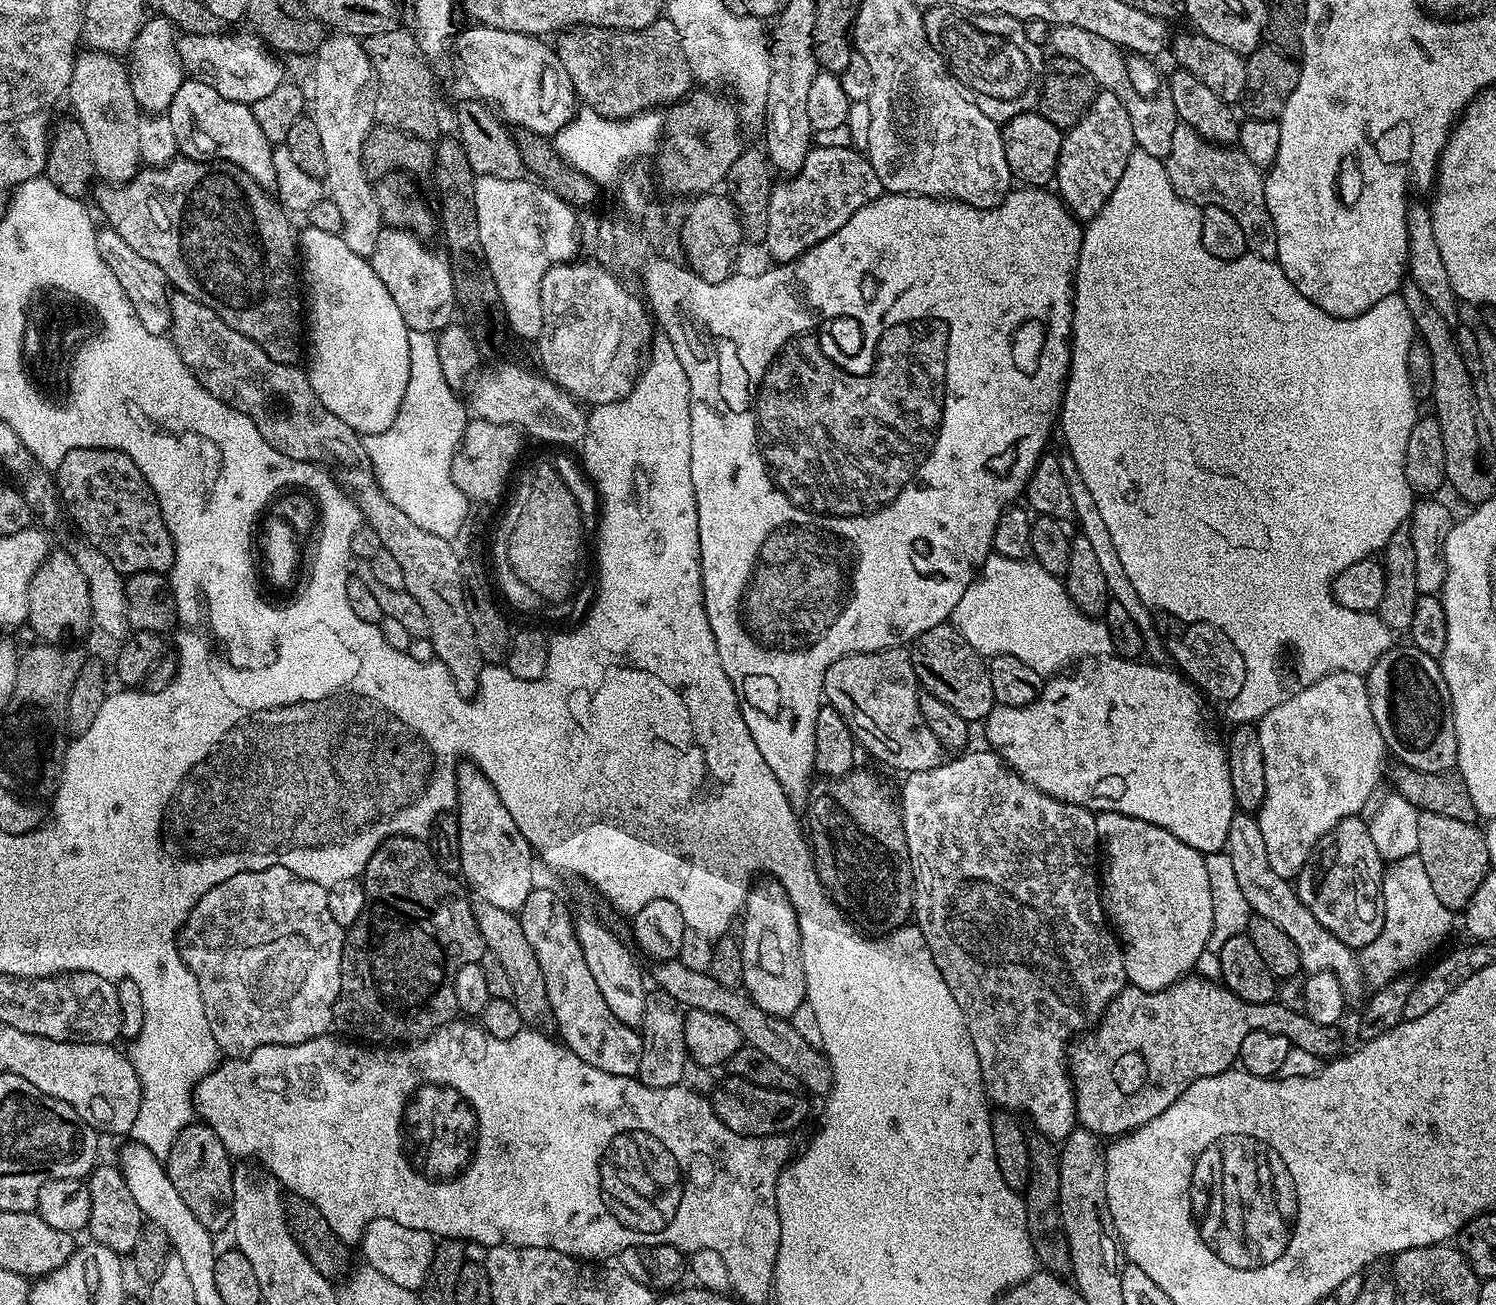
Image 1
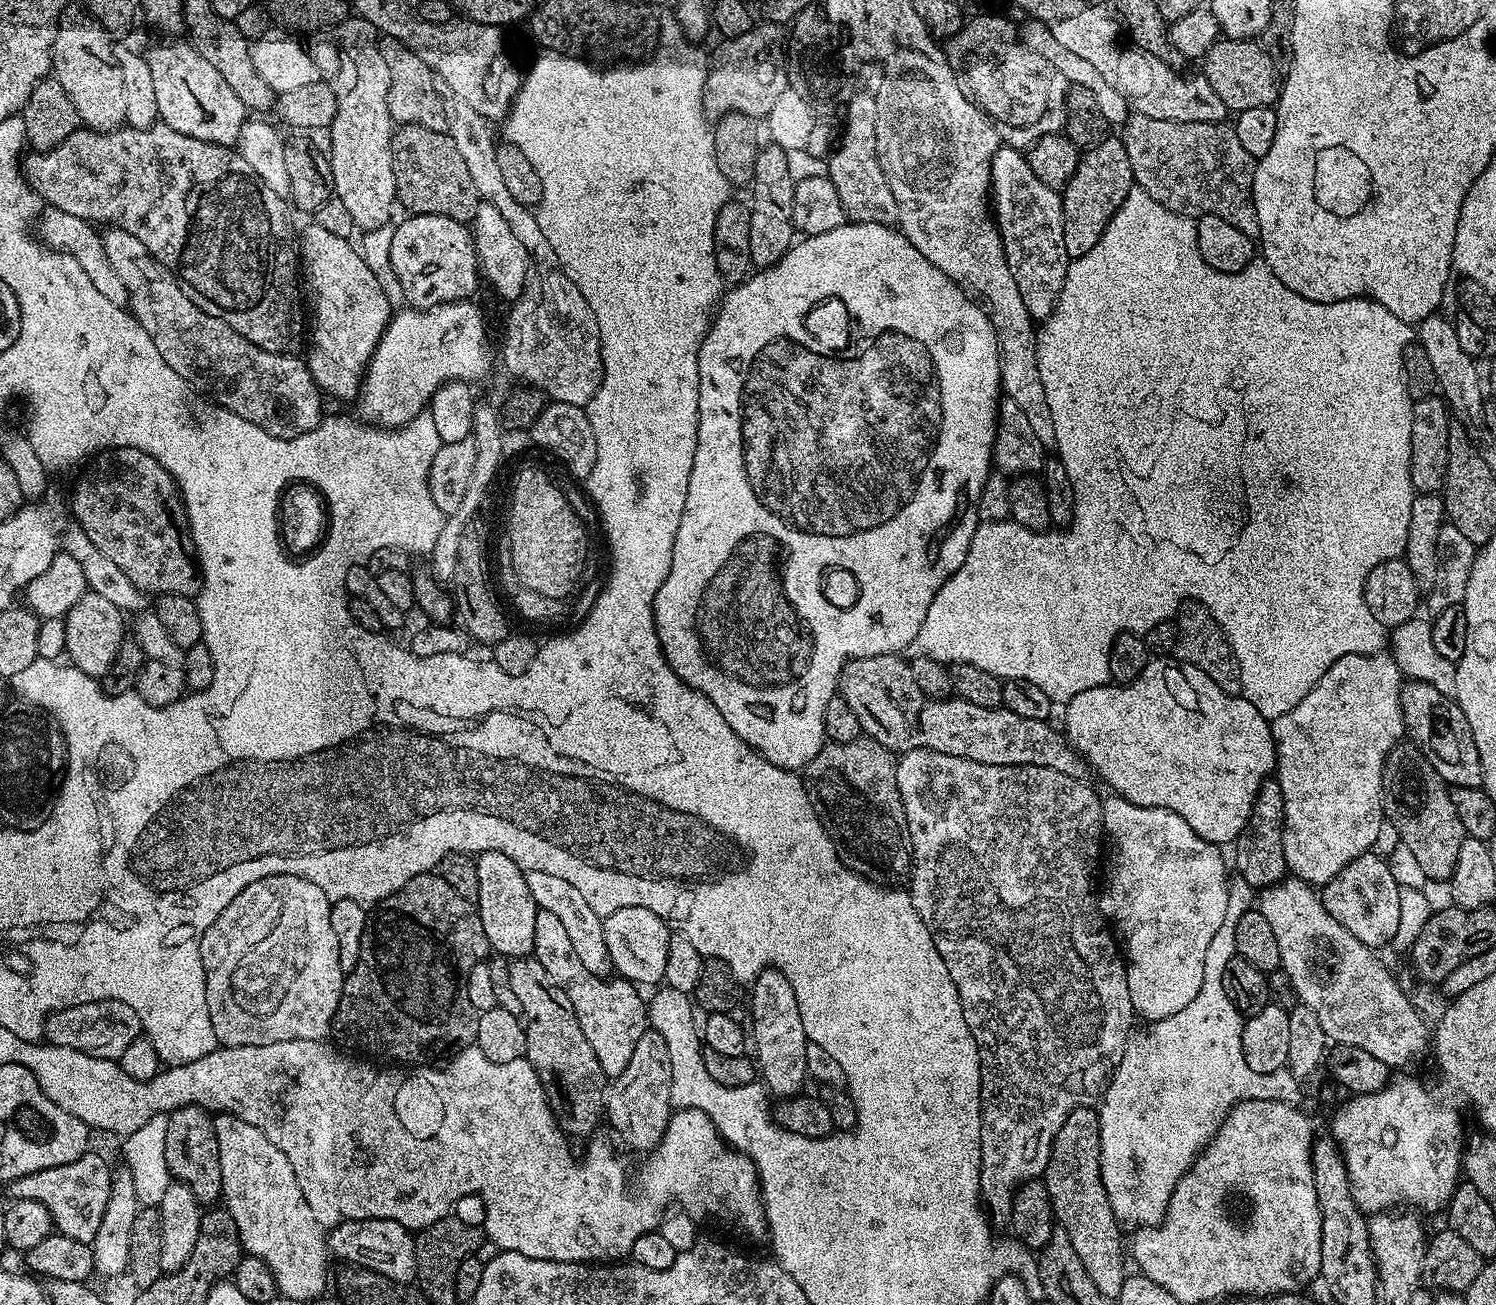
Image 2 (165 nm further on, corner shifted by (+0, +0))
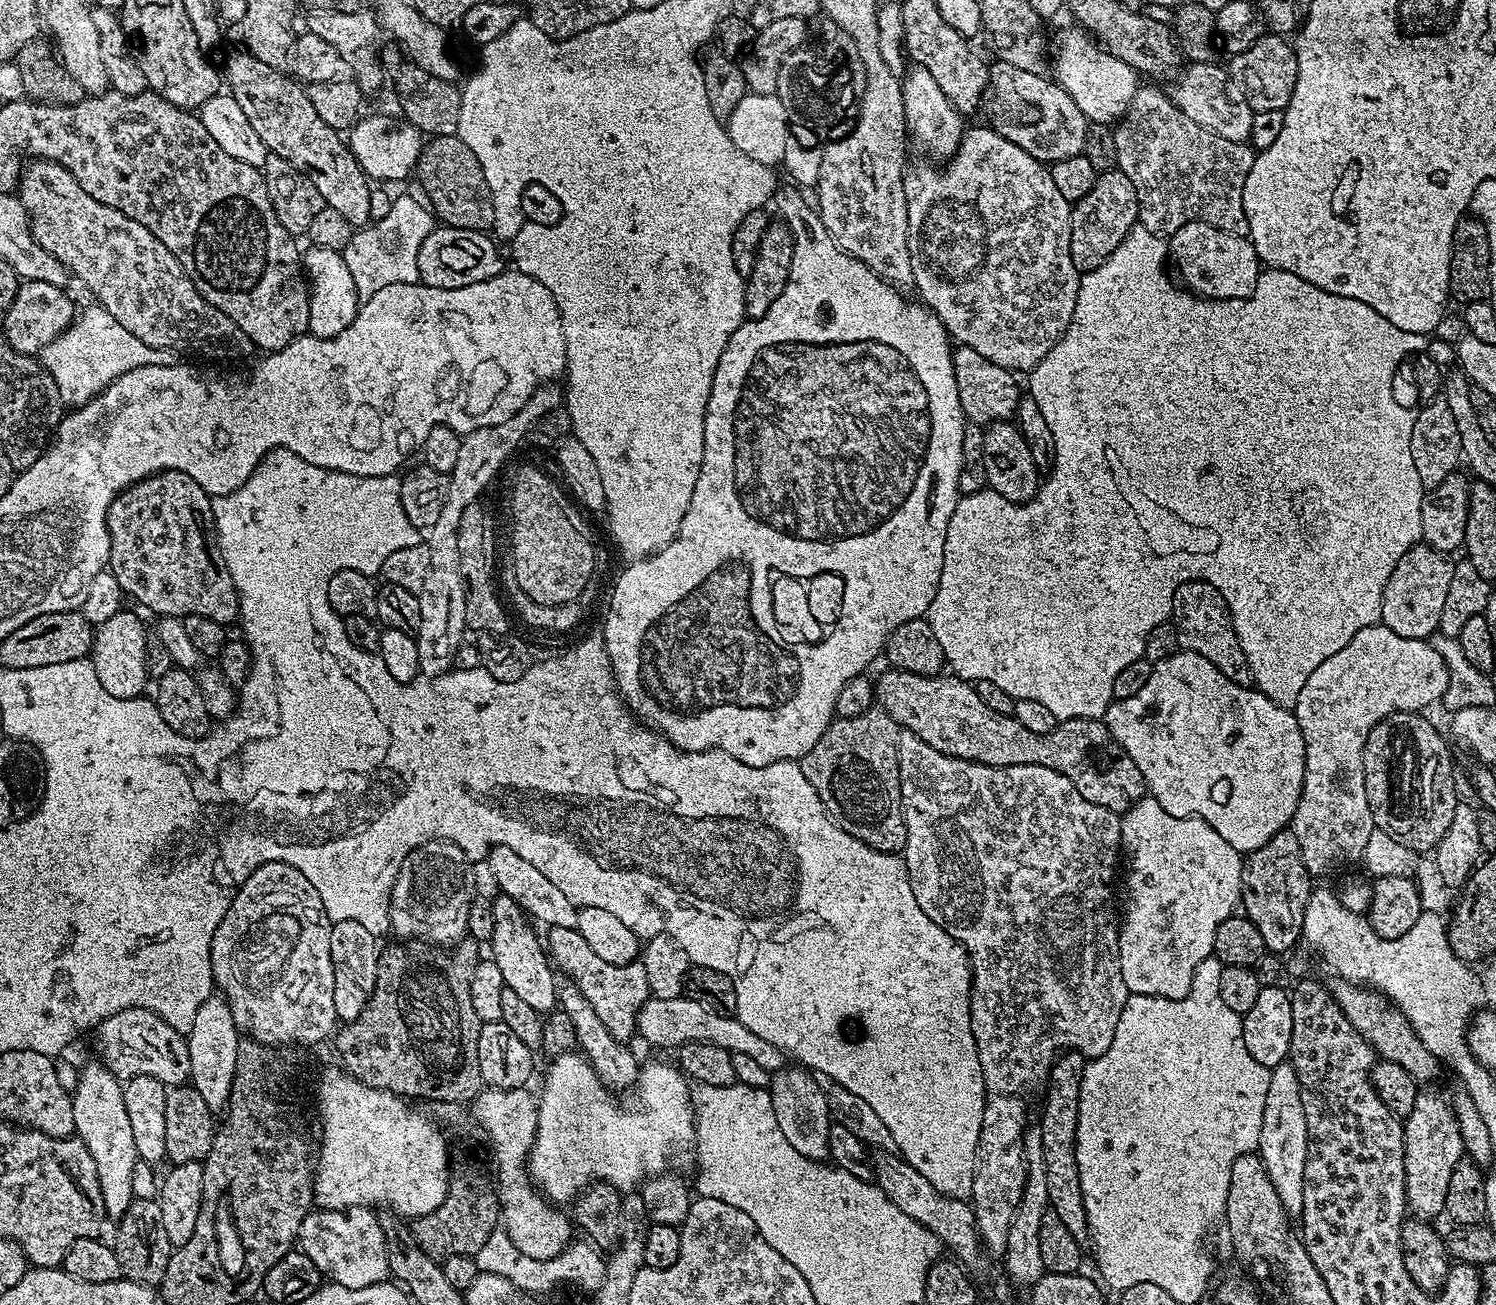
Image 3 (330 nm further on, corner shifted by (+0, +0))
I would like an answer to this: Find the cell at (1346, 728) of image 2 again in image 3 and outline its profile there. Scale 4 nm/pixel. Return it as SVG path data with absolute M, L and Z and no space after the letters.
M1382 623L1358 630L1358 634L1354 634L1338 654L1326 658L1326 662L1306 678L1306 686L1302 686L1302 694L1298 694L1294 709L1306 742L1306 770L1290 830L1294 838L1298 838L1302 862L1309 876L1328 876L1343 864L1352 864L1355 860L1357 863L1364 855L1366 842L1370 842L1370 834L1377 831L1364 785L1364 747L1370 741L1374 726L1395 712L1428 710L1424 708L1442 700L1447 684L1447 664L1435 646L1428 640L1402 638L1402 634L1394 634L1394 630Z

